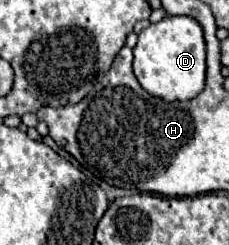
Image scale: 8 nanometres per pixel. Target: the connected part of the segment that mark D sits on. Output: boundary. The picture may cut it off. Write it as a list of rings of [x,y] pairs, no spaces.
[[[164,17],[138,35],[134,47],[134,75],[140,85],[164,101],[188,101],[204,89],[206,49],[200,23],[192,17]]]

